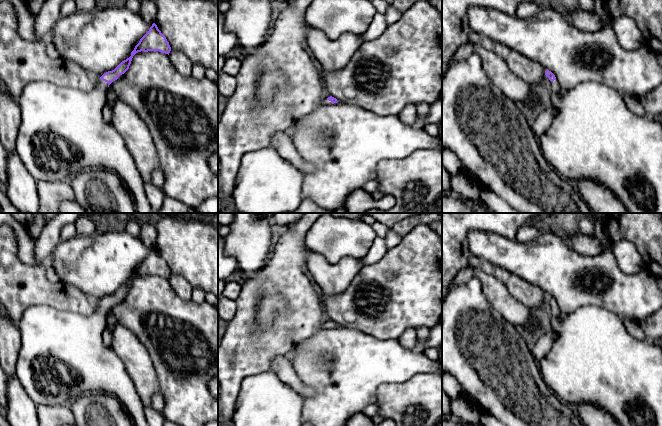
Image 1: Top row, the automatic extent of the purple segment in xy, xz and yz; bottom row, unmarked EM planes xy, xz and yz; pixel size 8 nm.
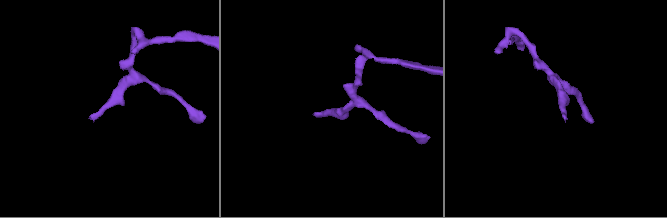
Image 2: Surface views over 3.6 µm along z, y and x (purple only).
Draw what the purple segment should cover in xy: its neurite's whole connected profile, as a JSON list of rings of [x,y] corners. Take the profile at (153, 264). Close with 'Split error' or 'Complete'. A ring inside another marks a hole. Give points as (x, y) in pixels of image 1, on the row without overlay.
[[[155,247],[140,263],[129,282],[96,303],[95,312],[91,316],[57,310],[47,305],[34,305],[24,311],[17,323],[21,333],[21,346],[16,363],[16,376],[36,405],[70,405],[88,392],[105,392],[120,401],[131,416],[134,426],[148,426],[142,401],[124,363],[114,350],[105,346],[102,341],[107,312],[129,293],[133,280],[141,275],[159,275],[169,279],[169,266]]]. Split error

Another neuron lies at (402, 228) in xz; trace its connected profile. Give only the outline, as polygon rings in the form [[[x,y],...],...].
[[[424,213],[404,219],[394,226],[392,230],[402,238],[412,231],[417,225],[425,224],[430,226],[434,221],[442,222],[442,213]]]

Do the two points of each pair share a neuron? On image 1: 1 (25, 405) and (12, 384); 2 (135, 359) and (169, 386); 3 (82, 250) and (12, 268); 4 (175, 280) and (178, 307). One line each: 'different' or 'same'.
1: same
2: different
3: different
4: different

